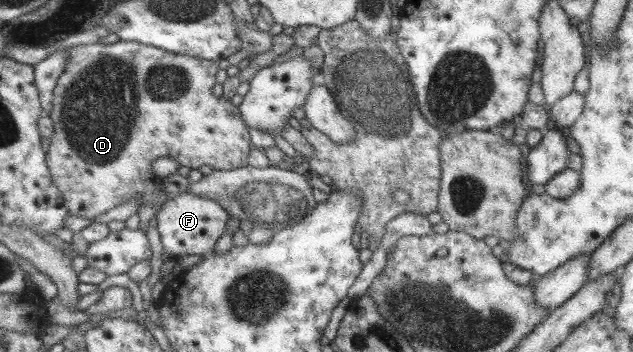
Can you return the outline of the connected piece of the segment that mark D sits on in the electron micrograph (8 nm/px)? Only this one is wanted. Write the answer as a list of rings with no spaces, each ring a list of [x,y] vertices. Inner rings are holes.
[[[119,40],[110,44],[97,42],[70,48],[70,60],[67,62],[63,75],[59,78],[55,89],[55,101],[52,103],[53,109],[50,111],[50,116],[54,121],[54,134],[46,154],[54,182],[59,186],[60,192],[66,201],[66,206],[71,210],[71,213],[79,217],[96,220],[96,217],[107,213],[109,209],[113,209],[117,205],[123,205],[123,203],[127,203],[129,199],[133,198],[140,199],[139,206],[154,204],[157,211],[159,211],[168,199],[168,193],[161,185],[161,178],[151,168],[151,163],[159,157],[169,156],[176,160],[179,165],[190,169],[208,165],[215,170],[225,171],[251,165],[250,153],[253,145],[250,127],[243,121],[239,106],[233,105],[231,101],[224,97],[217,97],[213,93],[213,87],[217,85],[217,71],[219,71],[219,61],[175,53],[138,41]]]

